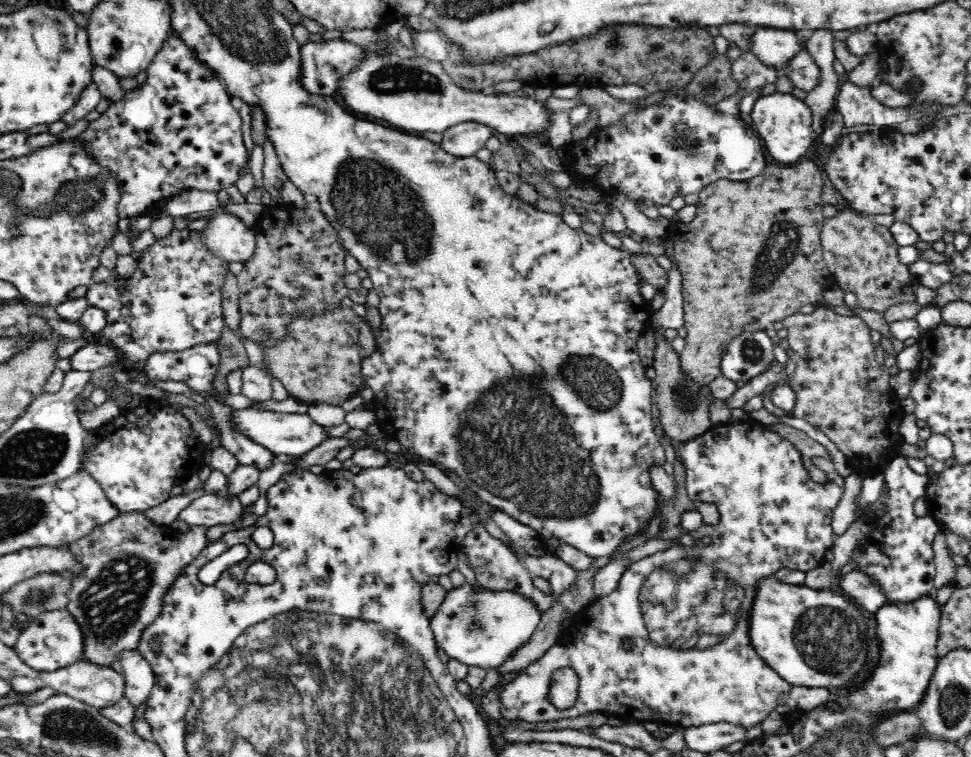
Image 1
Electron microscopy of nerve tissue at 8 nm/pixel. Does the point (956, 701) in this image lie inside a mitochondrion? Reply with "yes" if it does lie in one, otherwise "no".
yes

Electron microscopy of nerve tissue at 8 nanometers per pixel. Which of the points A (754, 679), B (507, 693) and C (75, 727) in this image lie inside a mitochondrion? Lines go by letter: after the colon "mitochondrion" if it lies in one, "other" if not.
A: other
B: other
C: mitochondrion

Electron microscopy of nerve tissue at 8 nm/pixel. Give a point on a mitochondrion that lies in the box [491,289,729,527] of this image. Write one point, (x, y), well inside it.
(594, 380)

